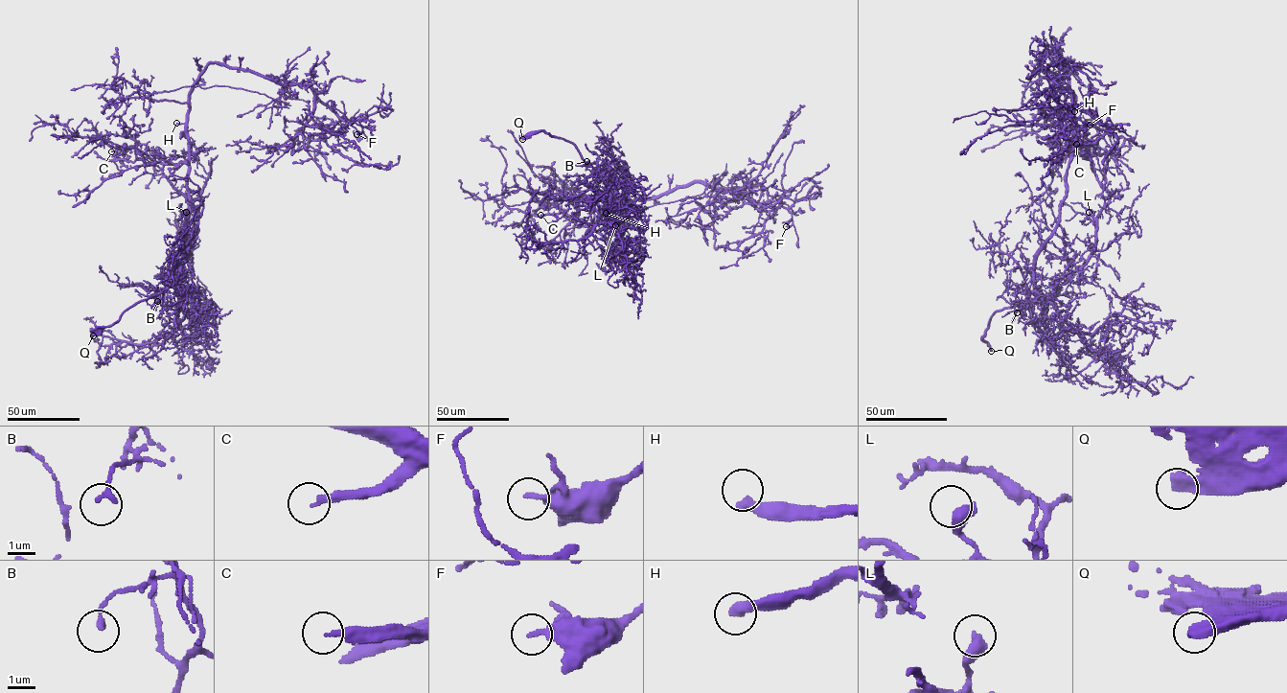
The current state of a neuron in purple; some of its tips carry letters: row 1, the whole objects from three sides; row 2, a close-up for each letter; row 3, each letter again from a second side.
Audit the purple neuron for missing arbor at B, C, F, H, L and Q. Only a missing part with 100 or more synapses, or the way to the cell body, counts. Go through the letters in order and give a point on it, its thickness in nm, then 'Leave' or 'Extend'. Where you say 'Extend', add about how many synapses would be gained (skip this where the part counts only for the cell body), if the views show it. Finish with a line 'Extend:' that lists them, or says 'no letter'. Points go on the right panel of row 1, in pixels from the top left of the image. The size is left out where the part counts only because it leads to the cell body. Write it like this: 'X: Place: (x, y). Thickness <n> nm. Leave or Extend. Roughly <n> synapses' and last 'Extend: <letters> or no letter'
B: Place: (1017, 312). Thickness 190 nm. Leave
C: Place: (1076, 144). Thickness 240 nm. Extend. Roughly 180 synapses
F: Place: (1090, 125). Thickness 240 nm. Leave
H: Place: (1074, 111). Thickness 400 nm. Extend. Roughly 400 synapses
L: Place: (1089, 212). Thickness 480 nm. Leave
Q: Place: (991, 351). Thickness 500 nm. Extend
Extend: C, H, Q

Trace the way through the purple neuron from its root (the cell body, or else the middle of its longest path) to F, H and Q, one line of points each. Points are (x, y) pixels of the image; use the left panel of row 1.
F: (188, 143), (190, 94), (211, 62), (282, 83), (306, 83), (343, 120), (358, 120), (363, 131), (356, 134)
H: (188, 143), (187, 127), (176, 123)
Q: (188, 143), (188, 199), (197, 233), (182, 260), (181, 277), (93, 335)

